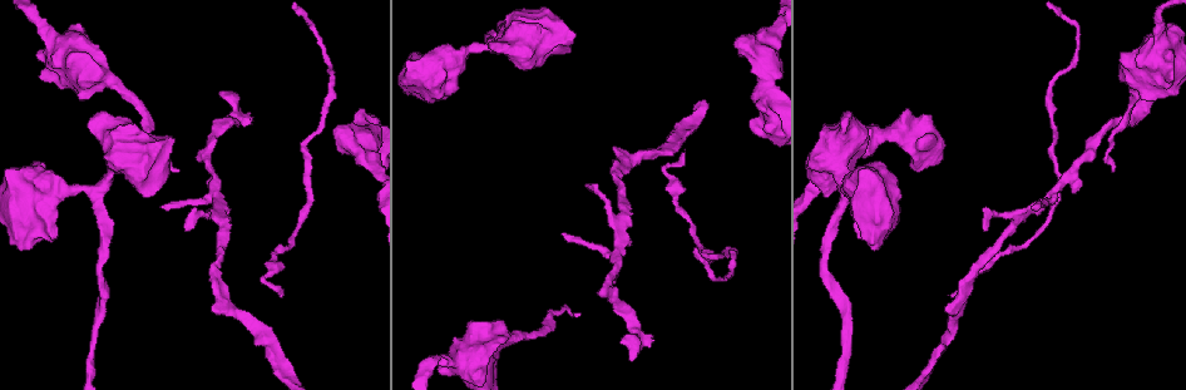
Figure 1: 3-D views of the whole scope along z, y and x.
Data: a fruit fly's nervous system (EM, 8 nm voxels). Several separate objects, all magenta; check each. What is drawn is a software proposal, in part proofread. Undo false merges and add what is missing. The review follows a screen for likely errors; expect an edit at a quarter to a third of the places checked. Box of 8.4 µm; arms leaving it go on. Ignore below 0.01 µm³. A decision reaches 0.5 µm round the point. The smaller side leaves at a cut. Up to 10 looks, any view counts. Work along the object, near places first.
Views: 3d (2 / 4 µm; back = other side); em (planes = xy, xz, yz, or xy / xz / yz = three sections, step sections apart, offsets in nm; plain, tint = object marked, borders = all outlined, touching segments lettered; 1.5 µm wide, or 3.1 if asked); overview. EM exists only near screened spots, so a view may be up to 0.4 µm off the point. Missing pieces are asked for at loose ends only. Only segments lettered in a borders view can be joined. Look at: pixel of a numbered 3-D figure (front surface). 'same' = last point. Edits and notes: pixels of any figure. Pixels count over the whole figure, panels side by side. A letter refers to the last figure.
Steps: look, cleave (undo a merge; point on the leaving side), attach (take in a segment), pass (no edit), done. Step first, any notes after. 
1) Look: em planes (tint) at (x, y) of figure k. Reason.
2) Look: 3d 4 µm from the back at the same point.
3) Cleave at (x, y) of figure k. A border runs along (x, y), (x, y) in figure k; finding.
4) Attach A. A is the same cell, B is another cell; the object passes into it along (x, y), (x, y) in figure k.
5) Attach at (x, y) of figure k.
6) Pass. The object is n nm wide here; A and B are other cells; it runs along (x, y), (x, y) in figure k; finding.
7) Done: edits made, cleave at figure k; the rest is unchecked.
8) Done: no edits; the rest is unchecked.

Look: 3d 4 µm at (333, 129) of figure 1. An open end.

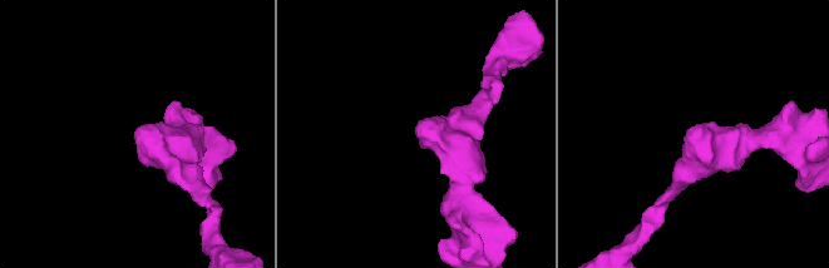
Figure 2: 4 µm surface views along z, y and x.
Look: em yz step 4 (tint) at (696, 133) of figure 2. Shape alone is not enough.

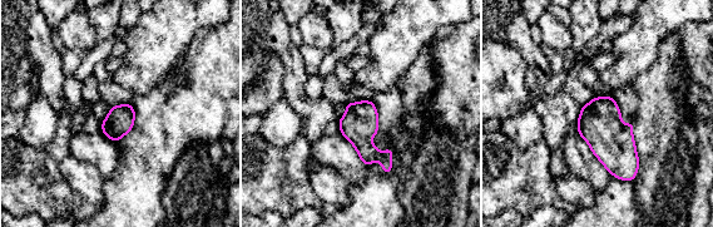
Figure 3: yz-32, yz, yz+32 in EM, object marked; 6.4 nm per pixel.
Look: em planes (borders) at the same point.

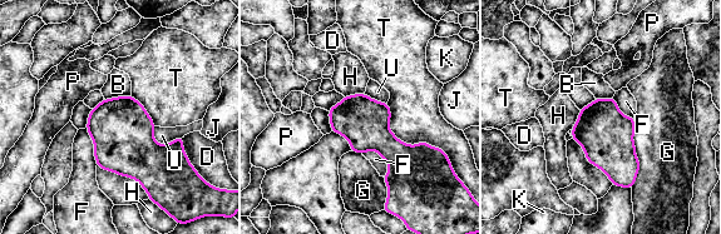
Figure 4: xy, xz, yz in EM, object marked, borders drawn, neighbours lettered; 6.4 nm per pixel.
Pass. The object is 320 nm wide here; the longest contact is with T, 460 nm; B, D, F, G, H, J, K, P, T and U are other cells; none of them fits.

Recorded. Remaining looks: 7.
Look: 3d 2 µm at (281, 295) of figure 1. Tapers out.

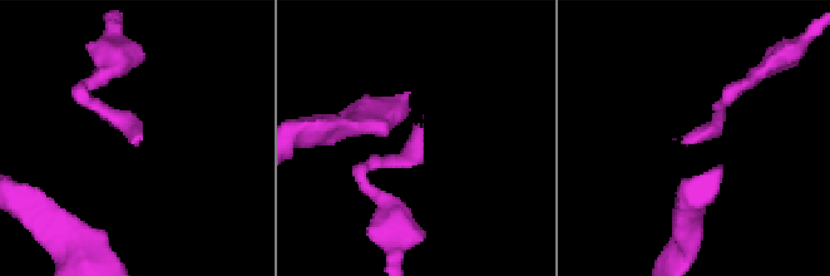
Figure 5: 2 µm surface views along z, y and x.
Look: em xy step 8 (tint) at (415, 129) of figure 5. Now the EM.

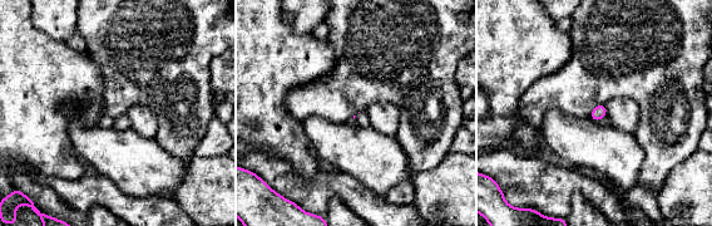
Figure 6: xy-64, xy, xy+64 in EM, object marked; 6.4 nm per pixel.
Look: em planes (borders) at the same point.

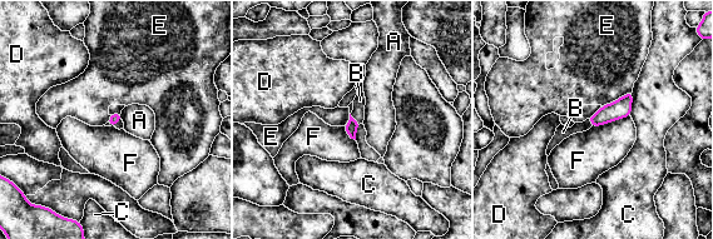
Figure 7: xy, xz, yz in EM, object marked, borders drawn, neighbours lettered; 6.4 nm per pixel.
Attach B. B is the same cell, A, C, D, E and F are other cells; the cell continues.

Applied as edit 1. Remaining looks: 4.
Look: overview. Redraw.

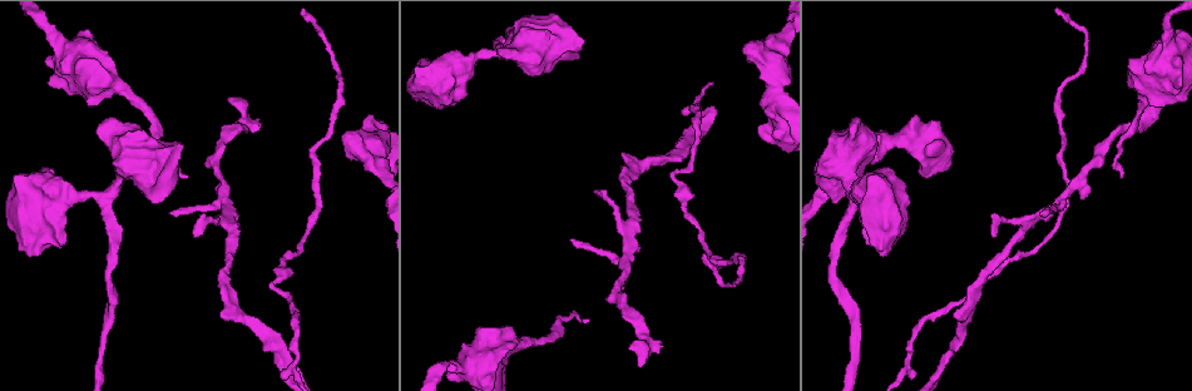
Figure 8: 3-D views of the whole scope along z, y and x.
Look: 3d 2 µm at (1039, 214) of figure 8. Tapers out.

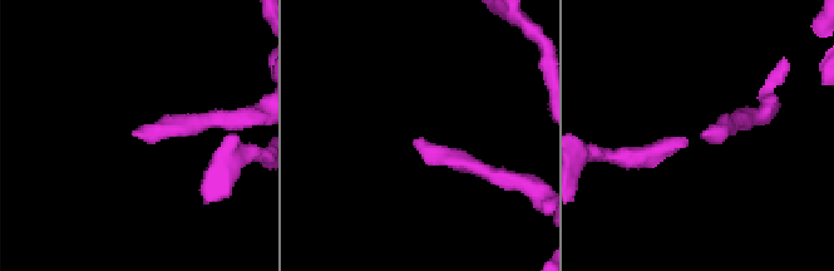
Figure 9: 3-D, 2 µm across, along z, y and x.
Look: em yz step 4 (borders) at (134, 135) of figure 9.

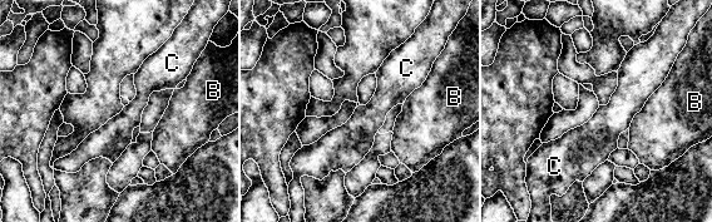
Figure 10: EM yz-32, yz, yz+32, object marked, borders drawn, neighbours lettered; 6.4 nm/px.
Look: em planes (borders) at the same point.

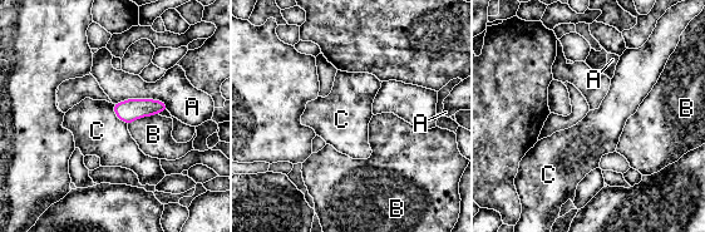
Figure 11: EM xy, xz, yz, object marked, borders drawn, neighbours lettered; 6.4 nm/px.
Pass. A, B and C are other cells; no lettered segment goes on from it.

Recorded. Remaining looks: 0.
Done: edits made, attach at figure 7; the rest is unchecked.

